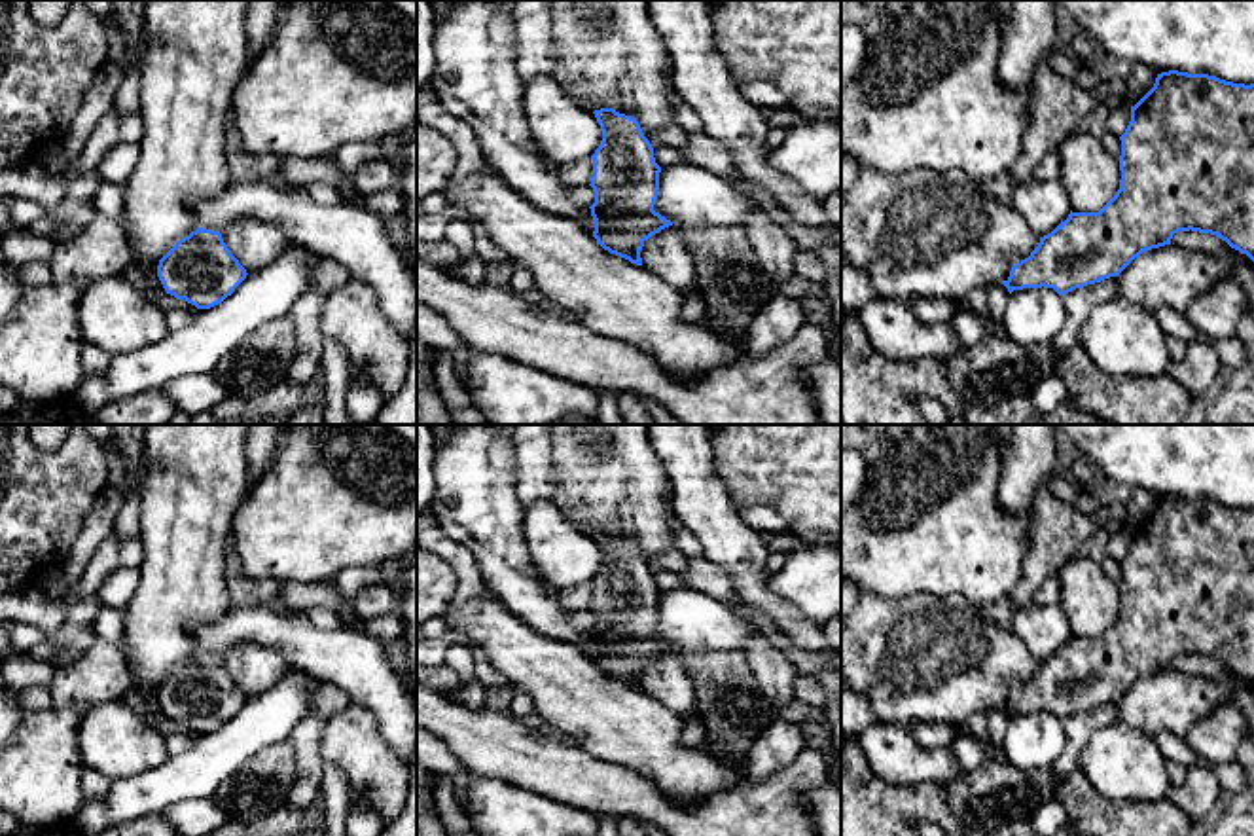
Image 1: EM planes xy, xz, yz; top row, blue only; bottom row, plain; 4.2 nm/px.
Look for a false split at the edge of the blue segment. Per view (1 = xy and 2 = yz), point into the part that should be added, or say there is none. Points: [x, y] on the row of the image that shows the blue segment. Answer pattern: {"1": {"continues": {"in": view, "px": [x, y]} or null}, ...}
{"1": {"continues": null}, "2": {"continues": null}}

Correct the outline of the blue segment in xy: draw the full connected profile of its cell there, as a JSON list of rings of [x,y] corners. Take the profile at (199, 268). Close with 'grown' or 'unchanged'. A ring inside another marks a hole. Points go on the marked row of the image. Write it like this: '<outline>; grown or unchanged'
[[[197,227],[180,239],[157,265],[167,294],[197,309],[222,303],[246,279],[220,231]]]; unchanged

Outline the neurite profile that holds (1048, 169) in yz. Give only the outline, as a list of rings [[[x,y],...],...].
[[[1049,152],[1042,157],[1042,161],[1034,167],[1032,180],[1057,180],[1059,178],[1059,155],[1057,152]]]

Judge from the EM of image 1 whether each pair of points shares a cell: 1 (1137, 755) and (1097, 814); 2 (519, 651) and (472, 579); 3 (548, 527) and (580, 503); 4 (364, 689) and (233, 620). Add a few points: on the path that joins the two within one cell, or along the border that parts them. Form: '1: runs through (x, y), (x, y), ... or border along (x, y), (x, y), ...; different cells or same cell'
1: border along (1078, 766), (1103, 795), (1114, 800), (1152, 802); different cells
2: runs through (502, 634), (470, 596); same cell
3: border along (552, 499), (574, 526), (591, 537); different cells
4: runs through (332, 656), (305, 647), (292, 634), (266, 626); same cell

